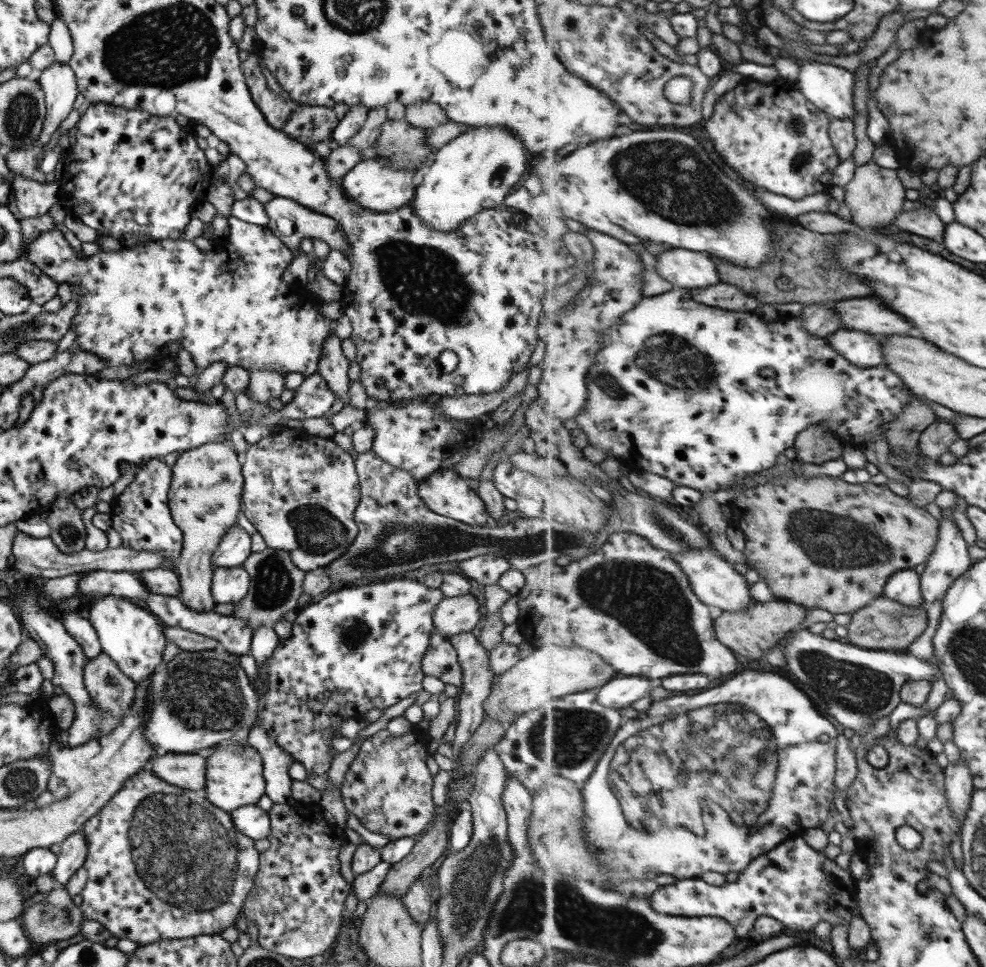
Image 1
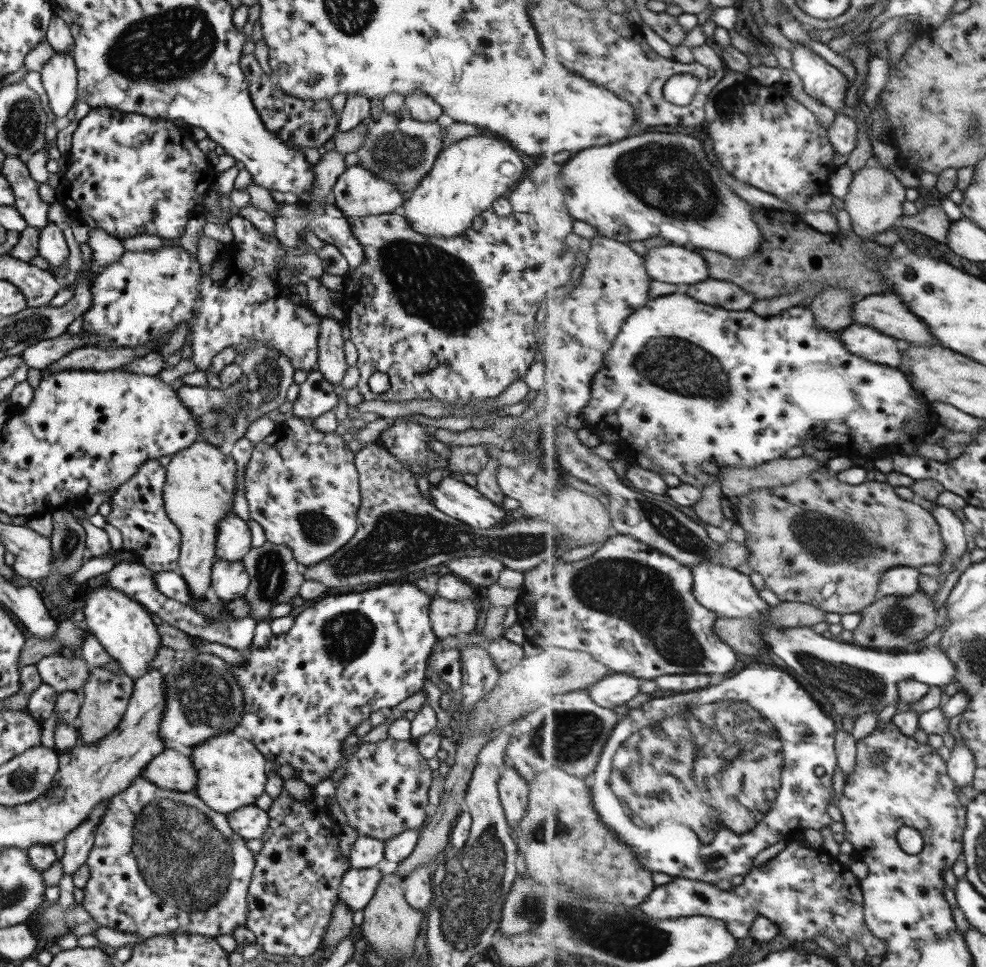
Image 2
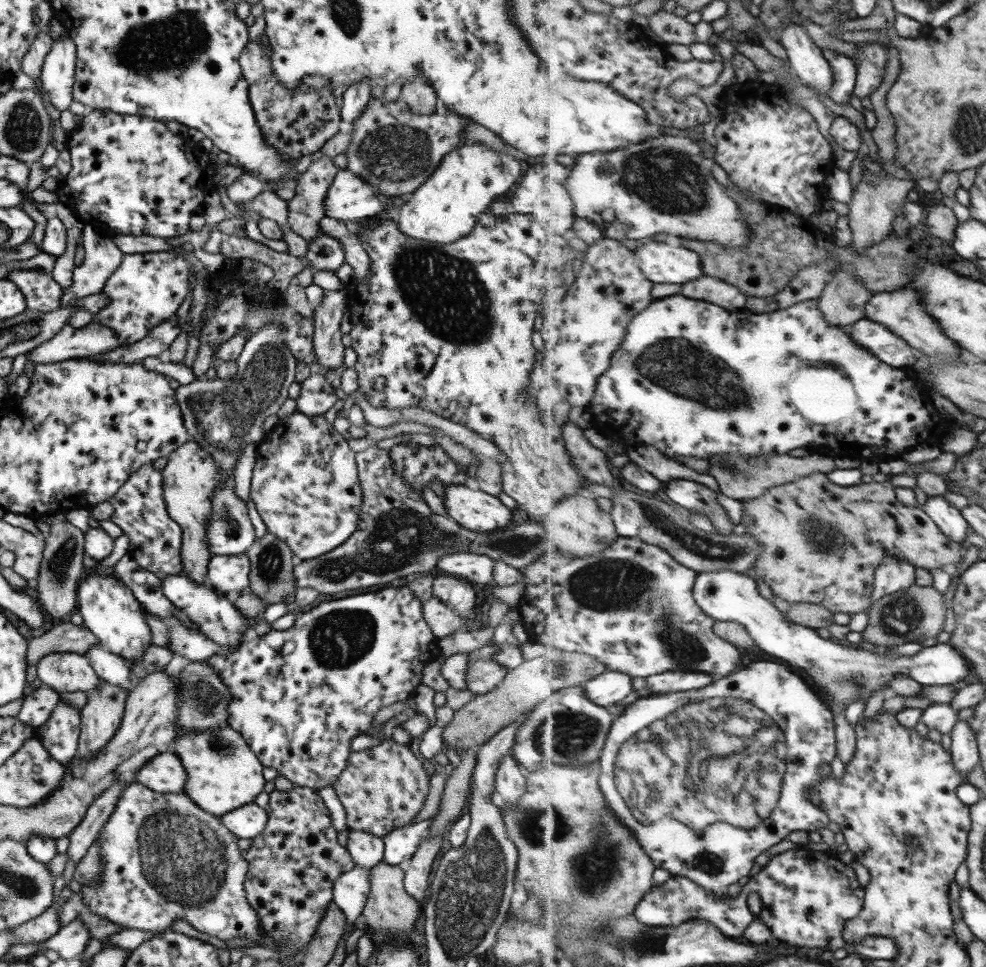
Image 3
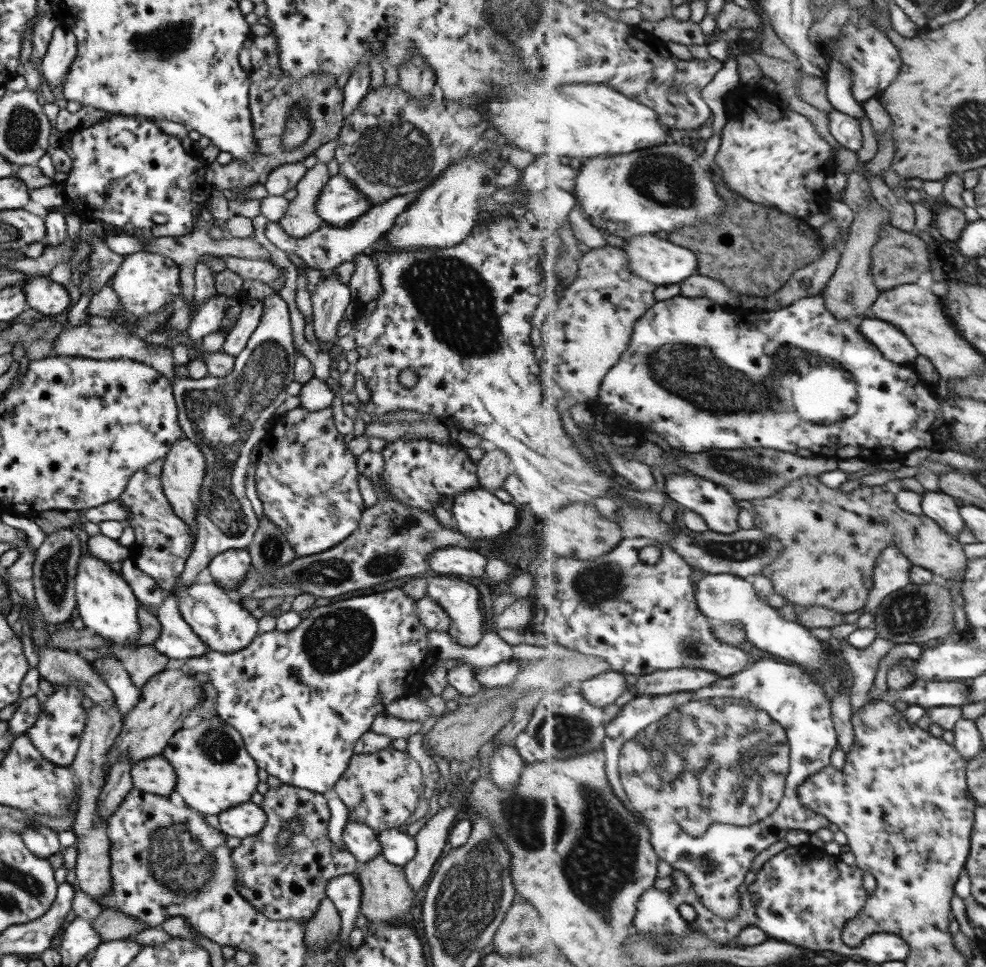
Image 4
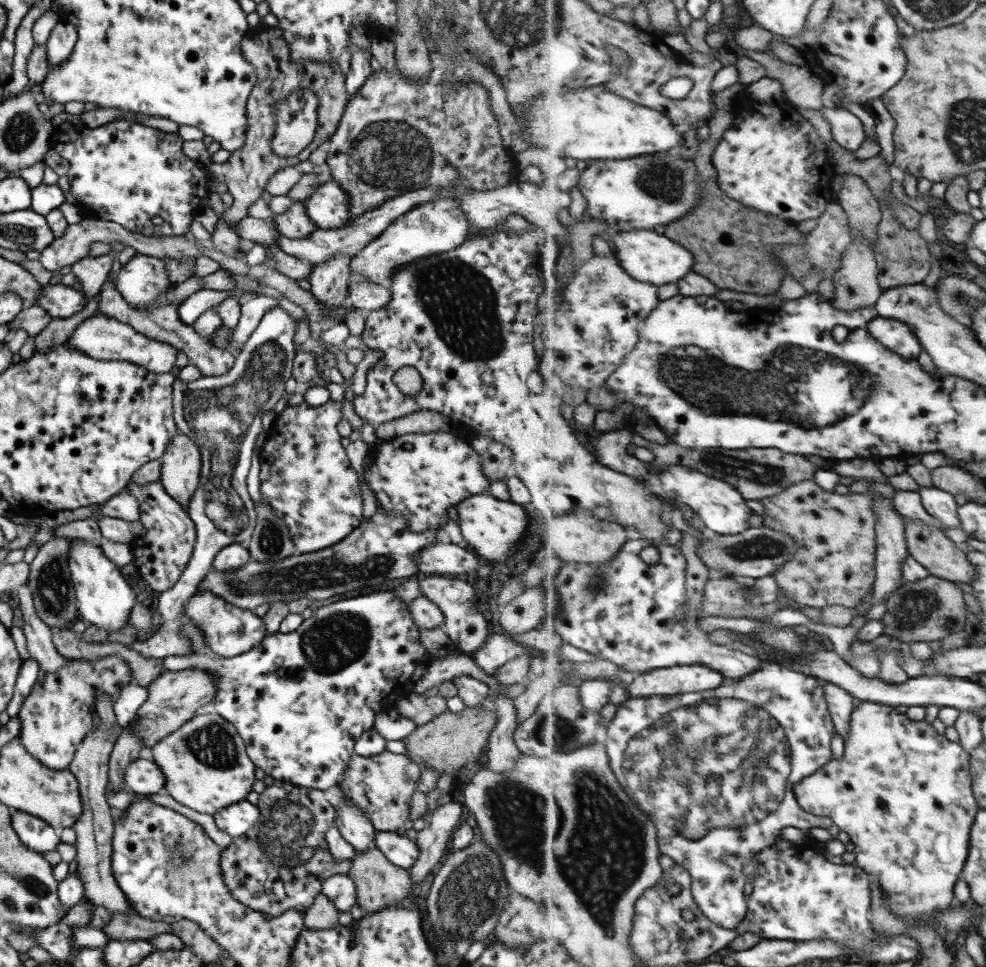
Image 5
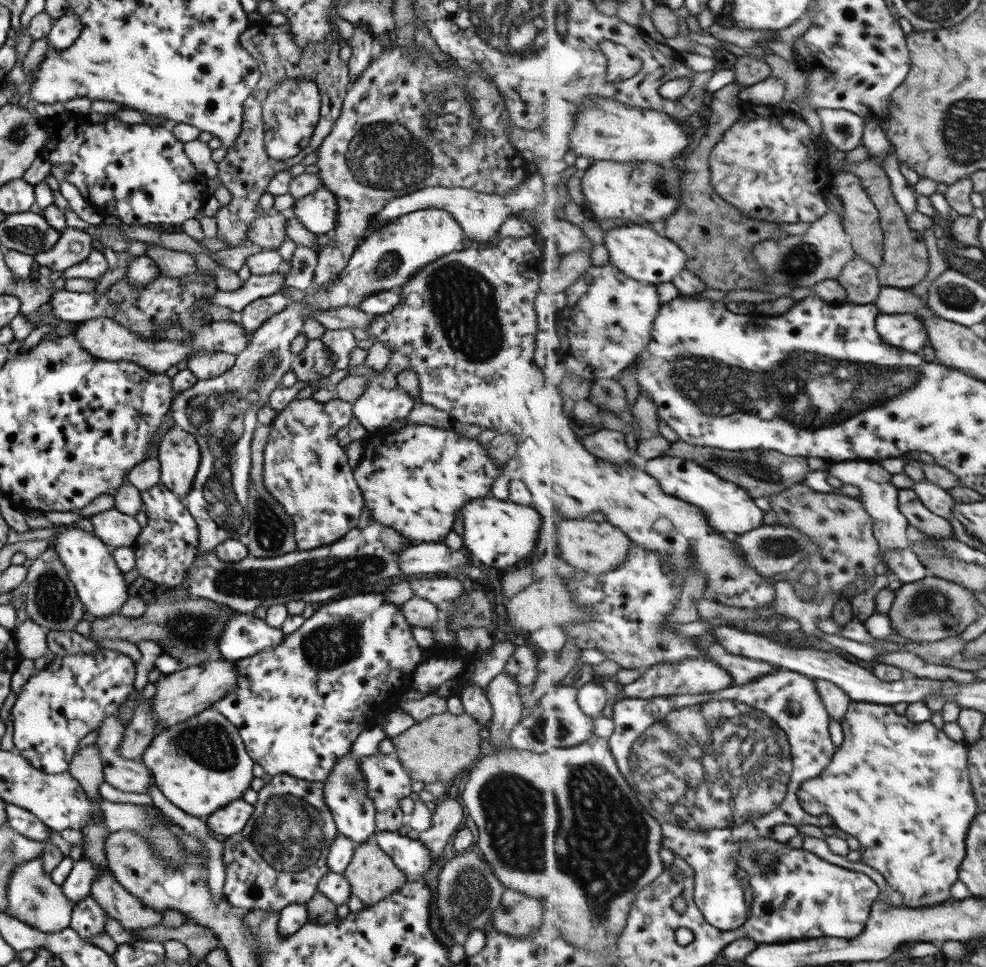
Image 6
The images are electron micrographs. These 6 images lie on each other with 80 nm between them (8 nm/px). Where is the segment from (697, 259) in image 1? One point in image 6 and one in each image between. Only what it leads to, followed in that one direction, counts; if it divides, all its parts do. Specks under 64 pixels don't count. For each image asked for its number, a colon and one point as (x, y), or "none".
2: (673, 264)
3: (662, 262)
4: (662, 262)
5: (647, 256)
6: (637, 250)

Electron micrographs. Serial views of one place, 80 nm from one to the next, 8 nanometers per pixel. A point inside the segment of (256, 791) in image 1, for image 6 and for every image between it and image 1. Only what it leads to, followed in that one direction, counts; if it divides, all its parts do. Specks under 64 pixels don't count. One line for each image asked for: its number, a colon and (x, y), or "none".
2: (230, 772)
3: (222, 774)
4: (213, 771)
5: (205, 767)
6: (199, 765)

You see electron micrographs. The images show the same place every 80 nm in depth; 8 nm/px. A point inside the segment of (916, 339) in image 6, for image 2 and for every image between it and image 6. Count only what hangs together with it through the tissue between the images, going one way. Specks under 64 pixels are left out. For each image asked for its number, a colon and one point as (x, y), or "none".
2: (869, 343)
3: (890, 348)
4: (897, 347)
5: (894, 334)

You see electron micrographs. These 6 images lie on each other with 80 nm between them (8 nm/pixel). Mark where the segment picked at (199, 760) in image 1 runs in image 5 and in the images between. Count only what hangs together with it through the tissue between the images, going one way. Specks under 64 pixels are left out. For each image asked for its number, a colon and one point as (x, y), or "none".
2: (169, 770)
3: (163, 773)
4: (154, 775)
5: (142, 777)

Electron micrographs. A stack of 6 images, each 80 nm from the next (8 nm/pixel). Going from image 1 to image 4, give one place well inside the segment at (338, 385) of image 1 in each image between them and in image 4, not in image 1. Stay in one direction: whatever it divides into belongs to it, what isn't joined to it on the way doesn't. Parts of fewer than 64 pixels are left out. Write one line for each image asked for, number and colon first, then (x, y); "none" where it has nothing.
2: (330, 363)
3: (327, 347)
4: (328, 298)

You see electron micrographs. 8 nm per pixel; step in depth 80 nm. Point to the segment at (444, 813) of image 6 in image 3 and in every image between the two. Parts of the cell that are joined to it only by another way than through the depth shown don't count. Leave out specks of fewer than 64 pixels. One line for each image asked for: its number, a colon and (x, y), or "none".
3: (416, 870)
4: (430, 840)
5: (432, 840)

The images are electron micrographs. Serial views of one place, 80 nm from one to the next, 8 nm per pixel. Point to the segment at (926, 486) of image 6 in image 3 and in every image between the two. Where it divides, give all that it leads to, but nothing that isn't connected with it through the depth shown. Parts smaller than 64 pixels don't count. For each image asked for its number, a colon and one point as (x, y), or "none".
3: (951, 521)
4: (941, 507)
5: (941, 504)

